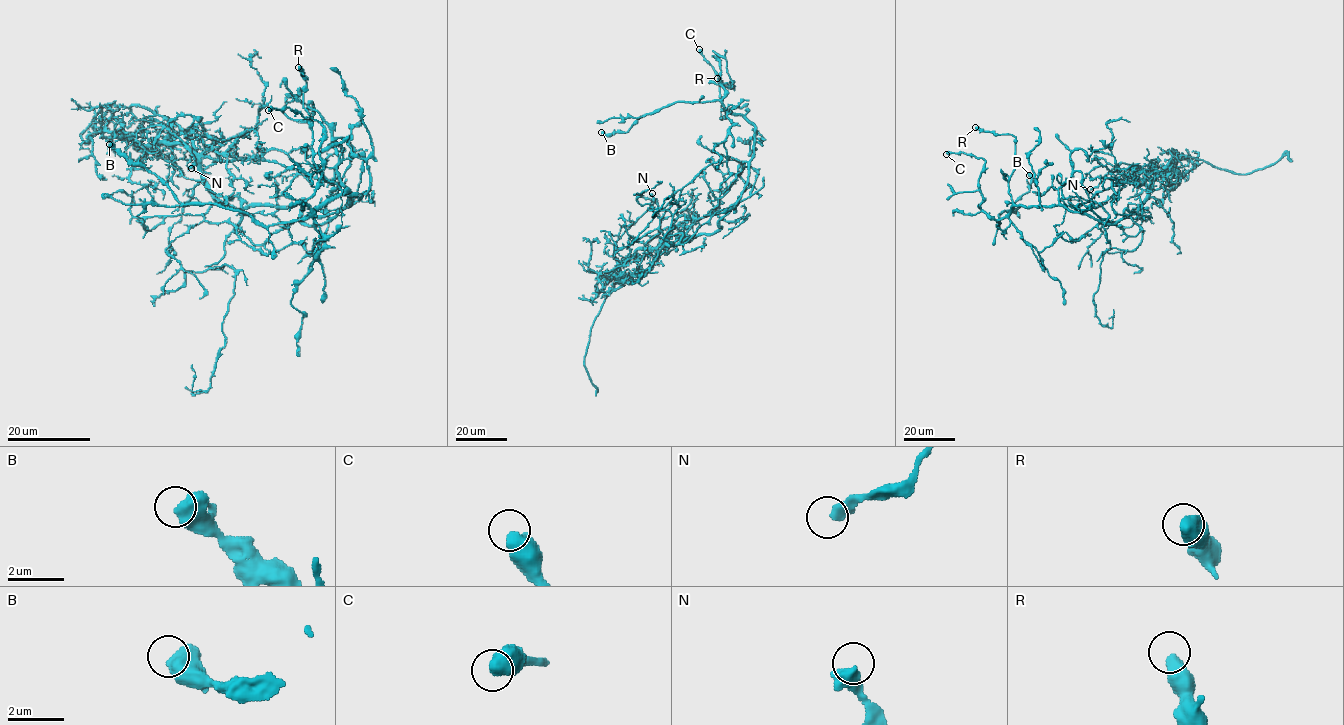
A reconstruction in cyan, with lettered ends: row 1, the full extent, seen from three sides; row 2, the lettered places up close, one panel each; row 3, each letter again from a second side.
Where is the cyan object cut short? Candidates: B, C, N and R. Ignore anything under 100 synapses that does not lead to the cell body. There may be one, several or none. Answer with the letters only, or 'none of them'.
none of them

